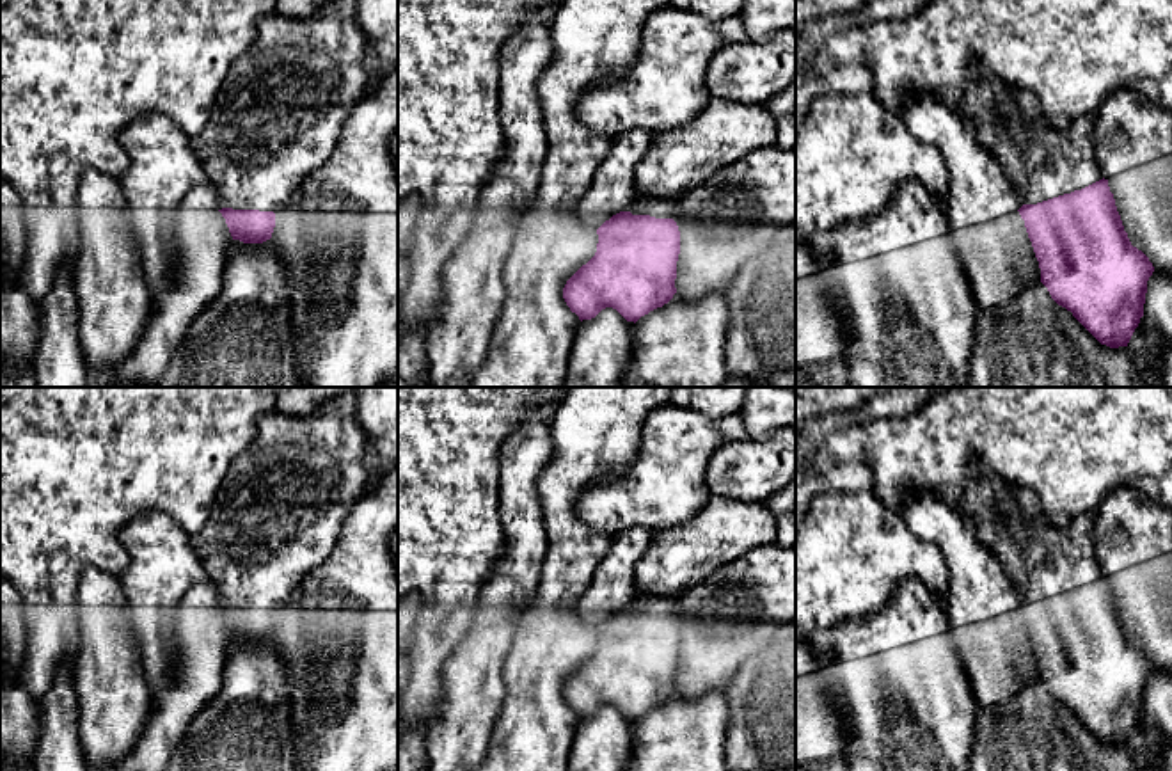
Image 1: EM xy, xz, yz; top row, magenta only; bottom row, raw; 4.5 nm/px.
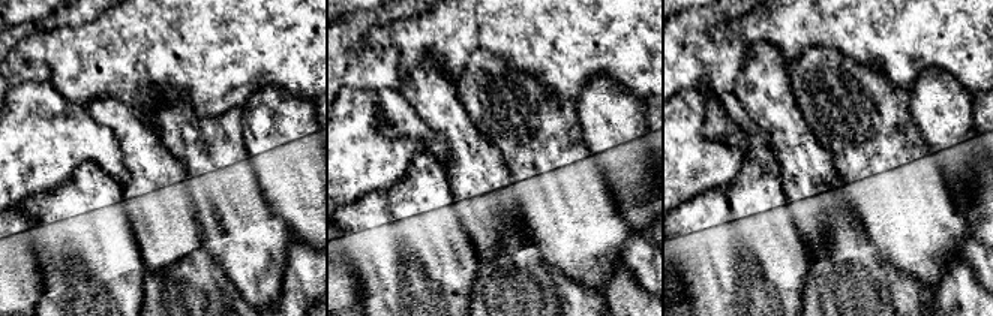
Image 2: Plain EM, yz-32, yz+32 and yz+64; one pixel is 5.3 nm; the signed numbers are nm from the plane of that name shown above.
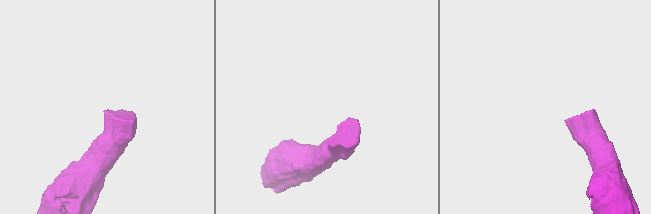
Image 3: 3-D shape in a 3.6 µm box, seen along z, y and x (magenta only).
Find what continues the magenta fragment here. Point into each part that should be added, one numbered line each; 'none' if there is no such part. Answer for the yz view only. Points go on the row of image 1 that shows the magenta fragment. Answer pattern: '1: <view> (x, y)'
1: yz (1041, 160)

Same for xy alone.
1: xy (277, 116)

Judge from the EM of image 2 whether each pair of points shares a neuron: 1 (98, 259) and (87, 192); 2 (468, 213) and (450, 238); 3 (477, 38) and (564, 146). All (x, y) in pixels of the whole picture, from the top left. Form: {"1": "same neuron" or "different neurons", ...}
{"1": "same neuron", "2": "different neurons", "3": "different neurons"}

